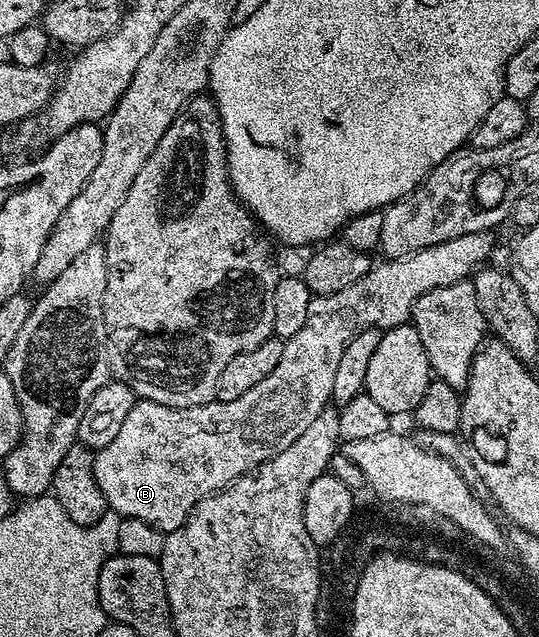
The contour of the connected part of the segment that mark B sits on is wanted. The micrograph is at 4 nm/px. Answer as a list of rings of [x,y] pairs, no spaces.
[[[490,231],[473,233],[472,235],[460,235],[448,243],[440,243],[439,245],[422,249],[419,253],[413,253],[410,257],[401,257],[395,261],[386,259],[381,262],[383,265],[375,264],[368,271],[368,275],[364,275],[364,279],[356,279],[356,283],[352,283],[352,287],[344,287],[344,291],[336,291],[336,295],[328,295],[327,297],[311,296],[310,306],[308,307],[308,319],[304,323],[304,327],[300,327],[300,331],[296,331],[296,335],[292,335],[285,342],[284,355],[280,355],[280,363],[276,363],[276,371],[272,371],[272,375],[268,375],[268,379],[263,379],[261,383],[256,383],[256,387],[252,387],[252,391],[246,392],[245,395],[240,395],[240,399],[232,399],[231,401],[215,399],[209,401],[206,405],[197,405],[187,409],[168,407],[155,401],[135,400],[132,411],[128,411],[124,424],[120,427],[119,433],[116,434],[116,439],[112,439],[112,443],[108,443],[108,447],[97,450],[94,455],[96,483],[100,483],[100,491],[104,491],[104,499],[107,506],[121,518],[141,519],[144,523],[148,523],[148,527],[156,527],[164,534],[179,529],[190,518],[190,513],[196,507],[196,503],[208,499],[212,494],[219,493],[222,489],[227,489],[233,481],[240,479],[245,473],[251,473],[253,469],[260,467],[268,459],[280,455],[280,451],[285,451],[288,447],[292,447],[292,443],[296,443],[296,439],[300,439],[303,431],[311,425],[312,419],[316,419],[316,415],[320,415],[320,411],[324,411],[331,404],[332,383],[336,380],[336,367],[340,364],[340,355],[344,355],[344,347],[348,347],[348,343],[356,335],[360,335],[360,331],[365,329],[385,331],[397,325],[407,324],[411,320],[414,304],[416,299],[420,299],[420,295],[445,285],[451,285],[457,281],[465,281],[471,274],[489,262],[490,252],[494,250],[496,244],[494,236],[495,234]]]

